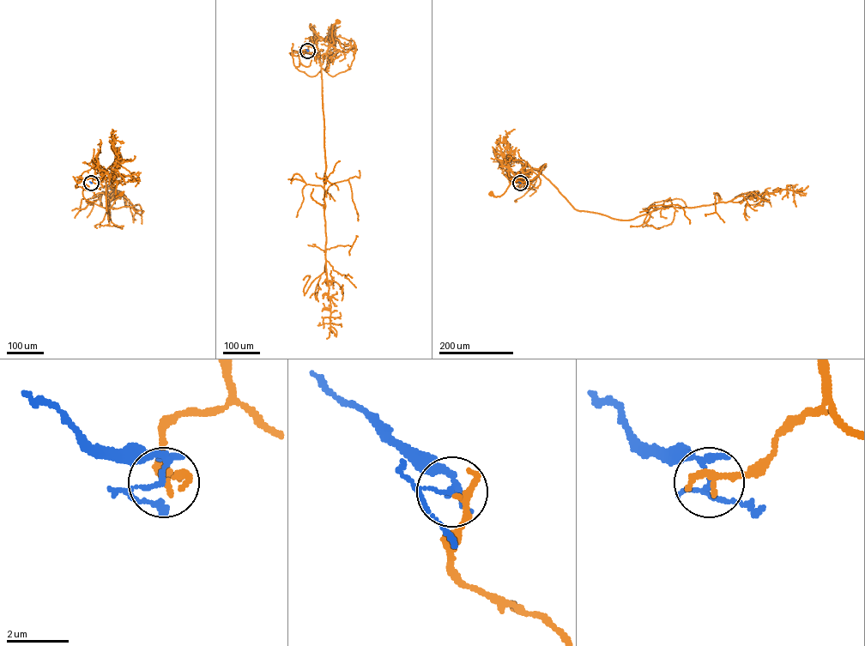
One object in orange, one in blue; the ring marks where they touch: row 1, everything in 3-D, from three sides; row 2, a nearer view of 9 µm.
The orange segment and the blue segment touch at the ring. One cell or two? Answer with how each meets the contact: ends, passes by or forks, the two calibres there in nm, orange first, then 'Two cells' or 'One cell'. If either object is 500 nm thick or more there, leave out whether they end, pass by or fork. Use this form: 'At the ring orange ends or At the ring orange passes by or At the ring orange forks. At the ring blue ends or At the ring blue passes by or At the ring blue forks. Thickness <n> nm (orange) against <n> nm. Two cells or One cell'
At the ring orange passes by. At the ring blue forks. Thickness 190 nm (orange) against 120 nm. Two cells

